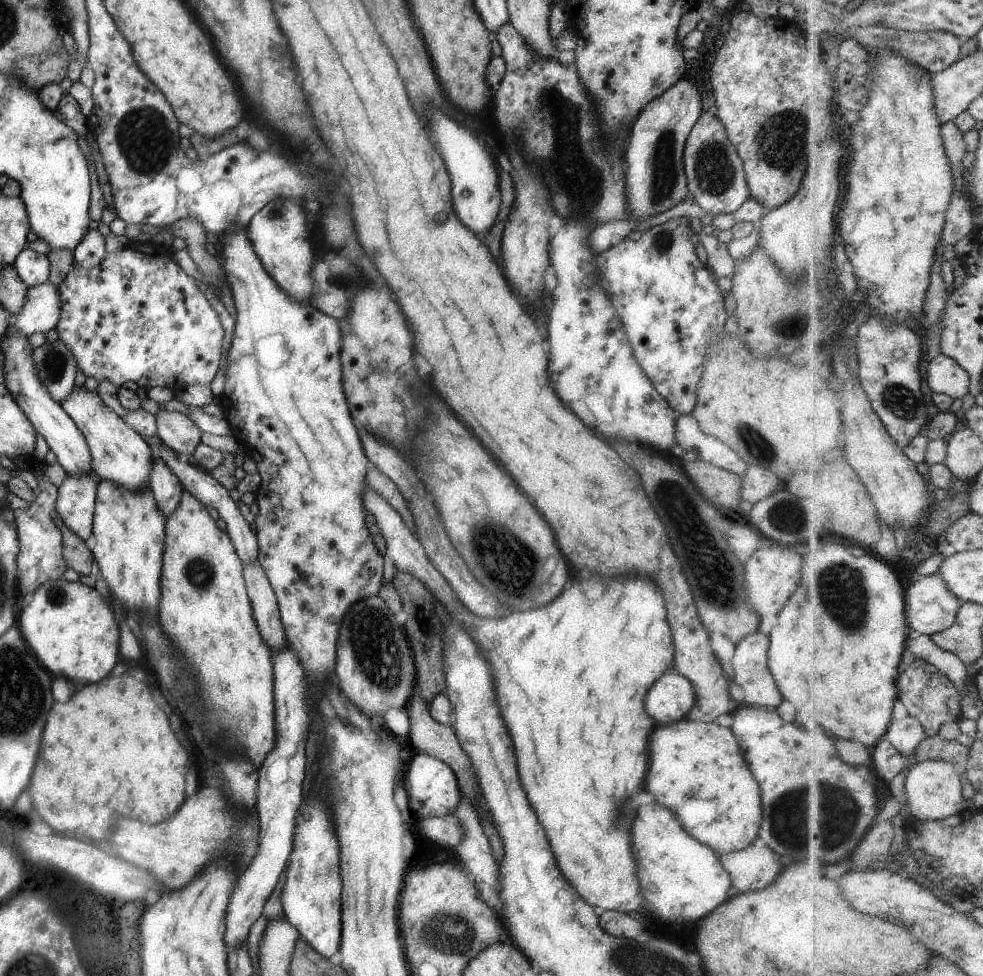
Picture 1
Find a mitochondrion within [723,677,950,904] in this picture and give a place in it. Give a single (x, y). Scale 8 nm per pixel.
(832, 813)

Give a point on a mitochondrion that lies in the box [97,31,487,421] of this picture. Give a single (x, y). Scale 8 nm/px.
(143, 138)

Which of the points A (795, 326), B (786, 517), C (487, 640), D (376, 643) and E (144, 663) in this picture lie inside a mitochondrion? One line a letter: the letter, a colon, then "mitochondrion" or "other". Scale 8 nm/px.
A: mitochondrion
B: mitochondrion
C: other
D: mitochondrion
E: other

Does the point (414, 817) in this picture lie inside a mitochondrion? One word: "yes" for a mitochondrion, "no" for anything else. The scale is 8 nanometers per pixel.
no

